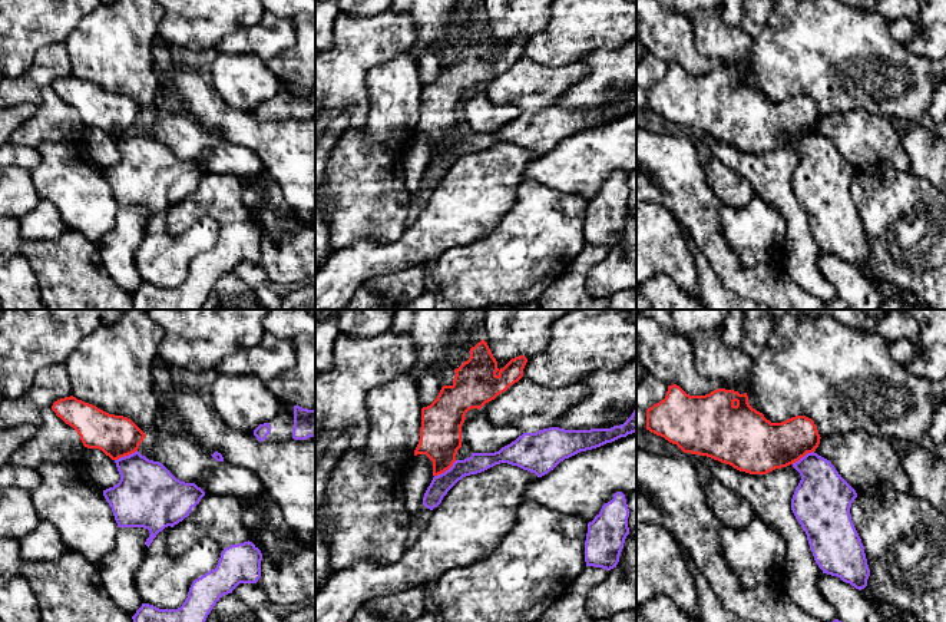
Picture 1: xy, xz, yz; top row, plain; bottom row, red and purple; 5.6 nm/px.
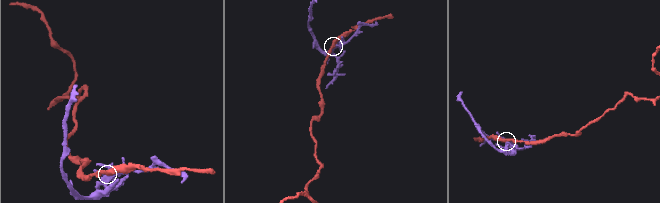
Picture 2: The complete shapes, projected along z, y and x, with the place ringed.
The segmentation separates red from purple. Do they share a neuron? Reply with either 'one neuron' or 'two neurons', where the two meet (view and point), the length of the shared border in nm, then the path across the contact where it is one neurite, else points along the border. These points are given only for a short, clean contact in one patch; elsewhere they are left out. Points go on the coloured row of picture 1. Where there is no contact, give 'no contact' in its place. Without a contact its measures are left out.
two neurons | xz (445, 470) | 160 nm | along xz (456, 460), (435, 476)

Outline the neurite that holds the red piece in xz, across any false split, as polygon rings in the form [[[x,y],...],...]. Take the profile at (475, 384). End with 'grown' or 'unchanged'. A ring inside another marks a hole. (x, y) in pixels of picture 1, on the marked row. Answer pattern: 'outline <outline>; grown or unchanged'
outline [[[484,340],[470,348],[469,360],[454,370],[453,384],[443,386],[437,398],[421,408],[420,440],[414,456],[426,454],[433,461],[433,476],[444,473],[456,461],[457,450],[462,447],[462,426],[466,420],[466,413],[472,408],[482,408],[517,383],[523,377],[526,363],[527,358],[519,355],[499,370],[497,361]]]; unchanged

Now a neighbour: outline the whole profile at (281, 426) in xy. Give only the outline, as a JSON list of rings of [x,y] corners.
[[[280,404],[278,413],[254,430],[259,441],[307,440],[315,437],[315,408],[308,410],[294,404]]]

